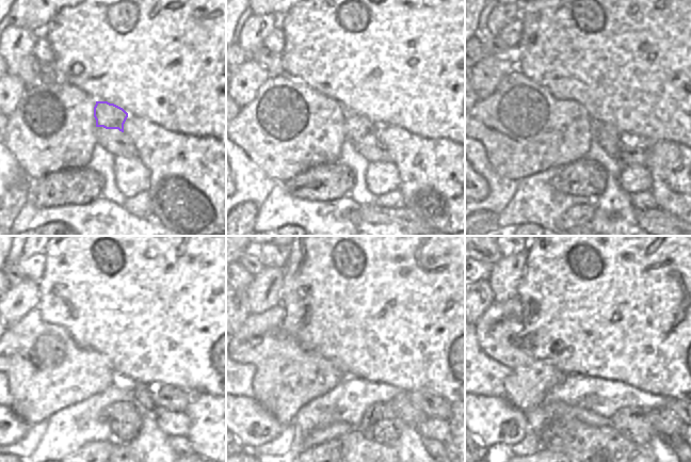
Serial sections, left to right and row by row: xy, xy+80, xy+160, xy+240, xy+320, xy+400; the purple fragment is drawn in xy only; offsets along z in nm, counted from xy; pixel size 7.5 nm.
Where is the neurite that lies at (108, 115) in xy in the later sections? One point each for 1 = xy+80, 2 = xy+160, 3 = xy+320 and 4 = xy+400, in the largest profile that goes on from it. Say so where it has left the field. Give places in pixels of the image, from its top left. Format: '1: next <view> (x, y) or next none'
1: next xy+80 (358, 127)
2: next xy+160 (608, 137)
3: next xy+320 (401, 404)
4: next xy+400 (671, 429)

